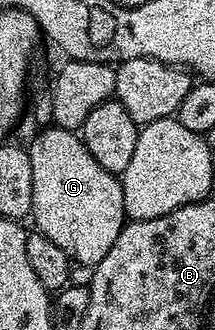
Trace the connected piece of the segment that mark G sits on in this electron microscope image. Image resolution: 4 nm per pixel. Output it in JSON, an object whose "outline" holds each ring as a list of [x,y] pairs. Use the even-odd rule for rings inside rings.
{"outline":[[[51,127],[43,128],[38,134],[39,137],[28,145],[32,159],[32,221],[38,224],[35,225],[37,232],[48,235],[60,251],[70,256],[71,262],[96,266],[104,255],[108,255],[112,243],[116,243],[116,235],[120,235],[128,220],[121,180],[115,174],[104,171],[104,167],[92,159],[88,147],[75,130]]]}

